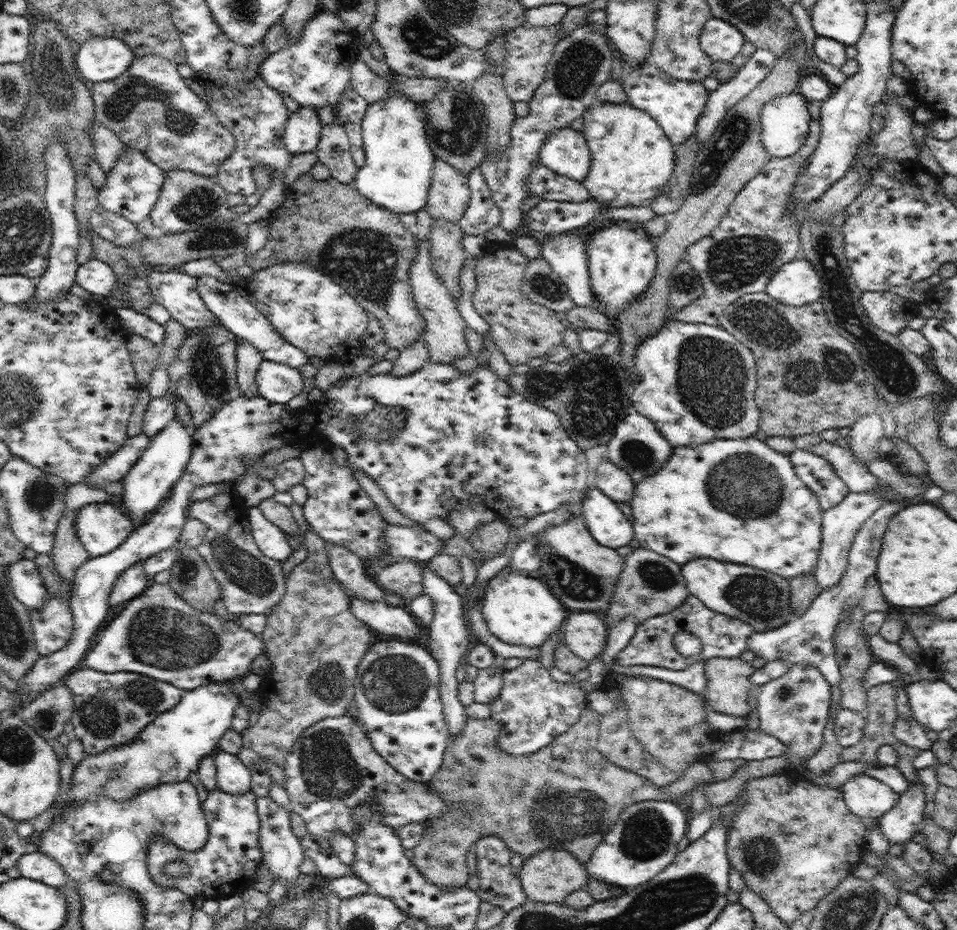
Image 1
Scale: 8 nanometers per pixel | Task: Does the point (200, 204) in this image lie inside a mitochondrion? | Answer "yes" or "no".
yes

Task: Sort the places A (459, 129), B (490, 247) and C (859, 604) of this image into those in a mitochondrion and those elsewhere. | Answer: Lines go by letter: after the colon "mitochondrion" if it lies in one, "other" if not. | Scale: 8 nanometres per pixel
A: mitochondrion
B: other
C: other

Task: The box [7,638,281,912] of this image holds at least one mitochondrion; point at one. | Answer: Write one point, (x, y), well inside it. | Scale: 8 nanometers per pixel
(102, 714)

